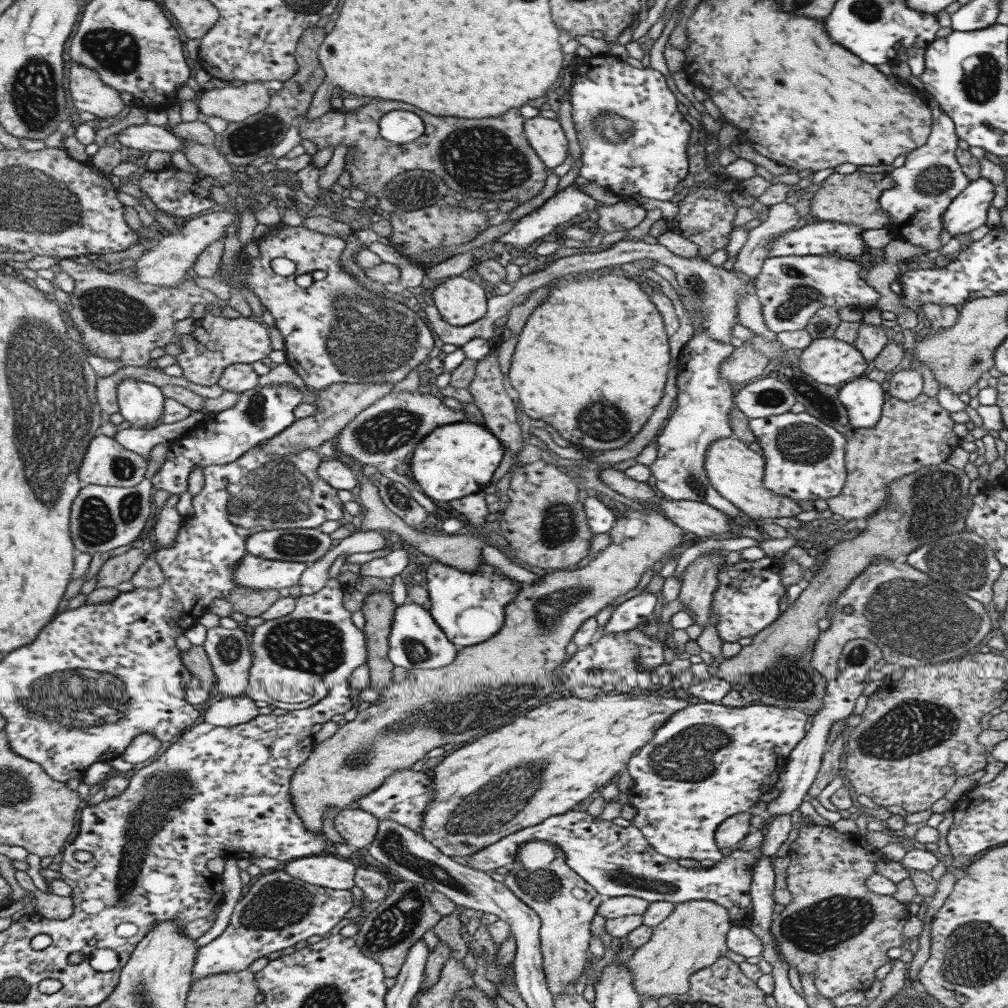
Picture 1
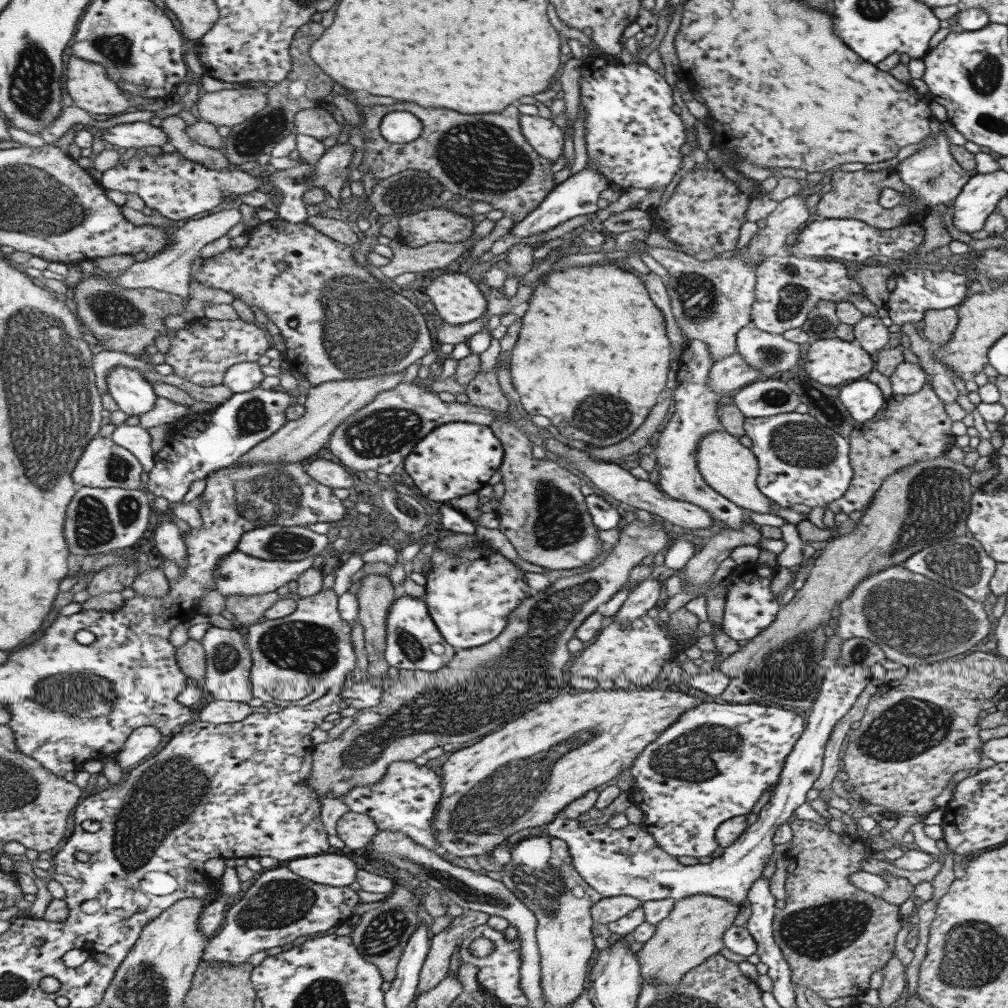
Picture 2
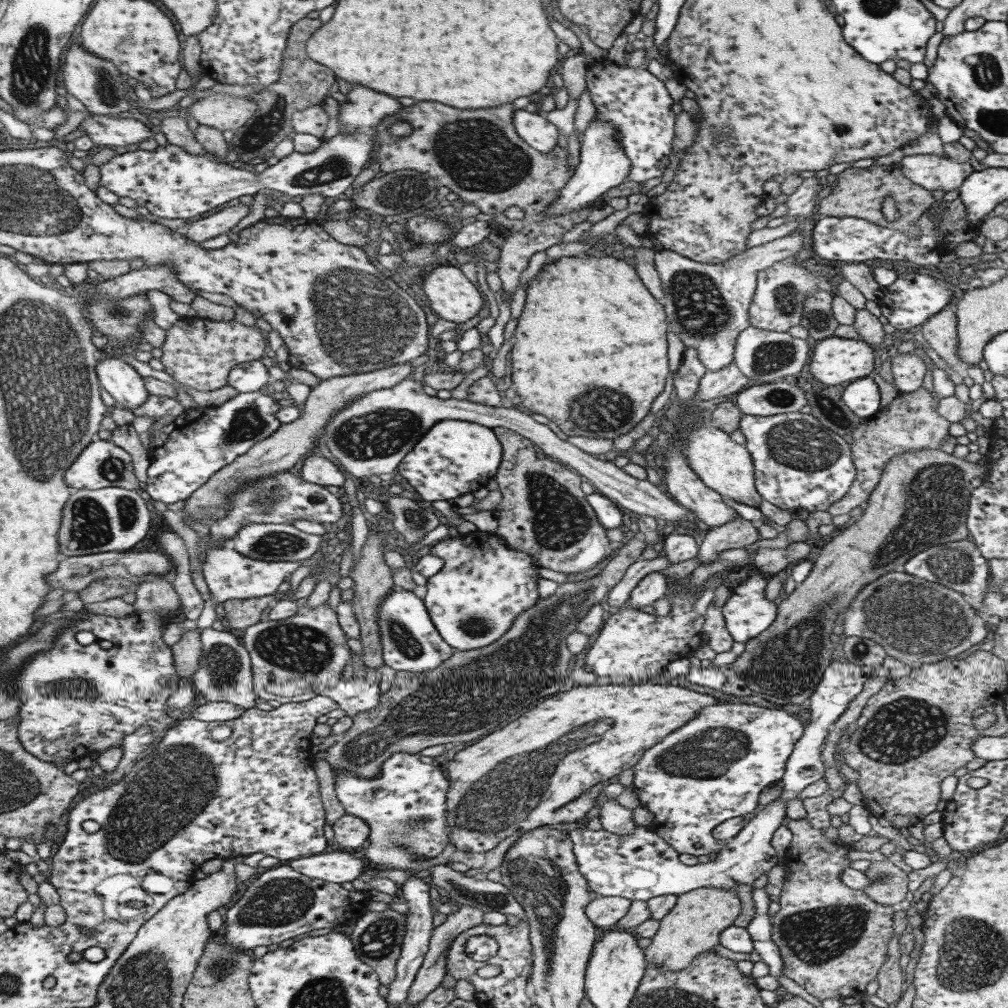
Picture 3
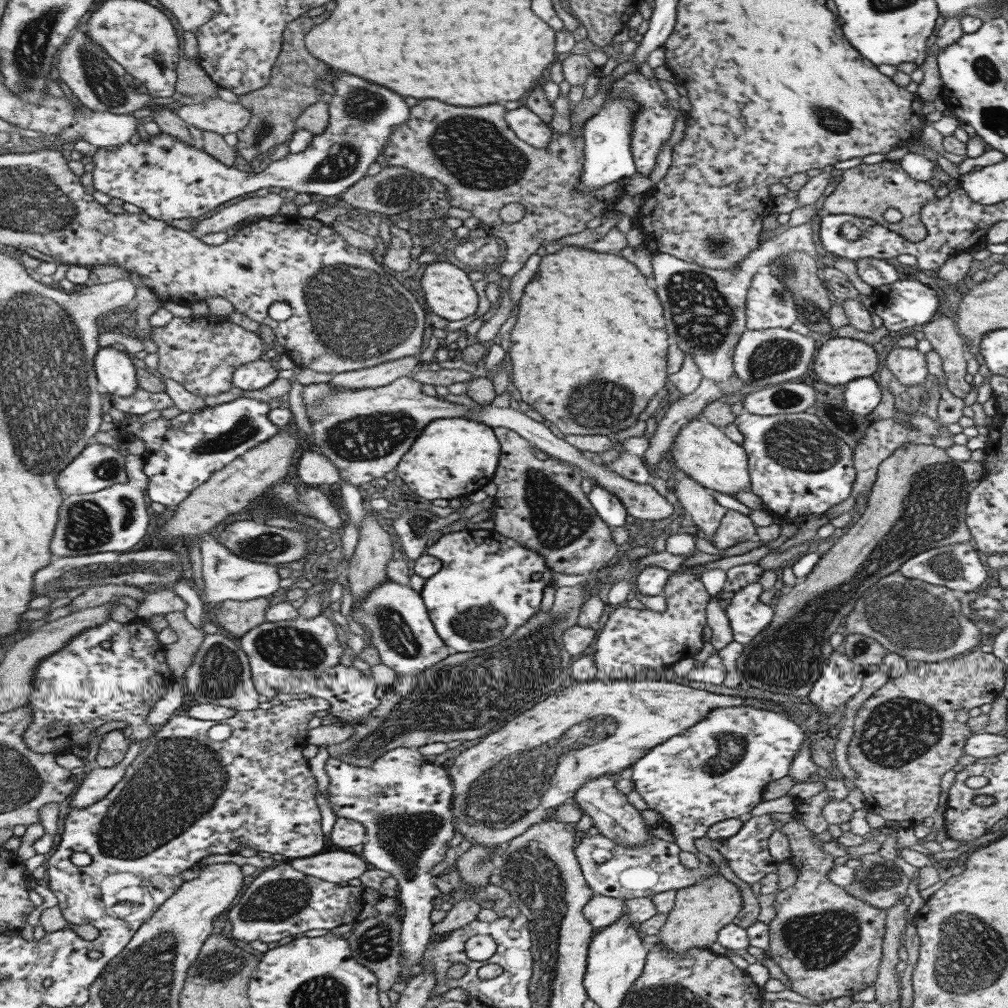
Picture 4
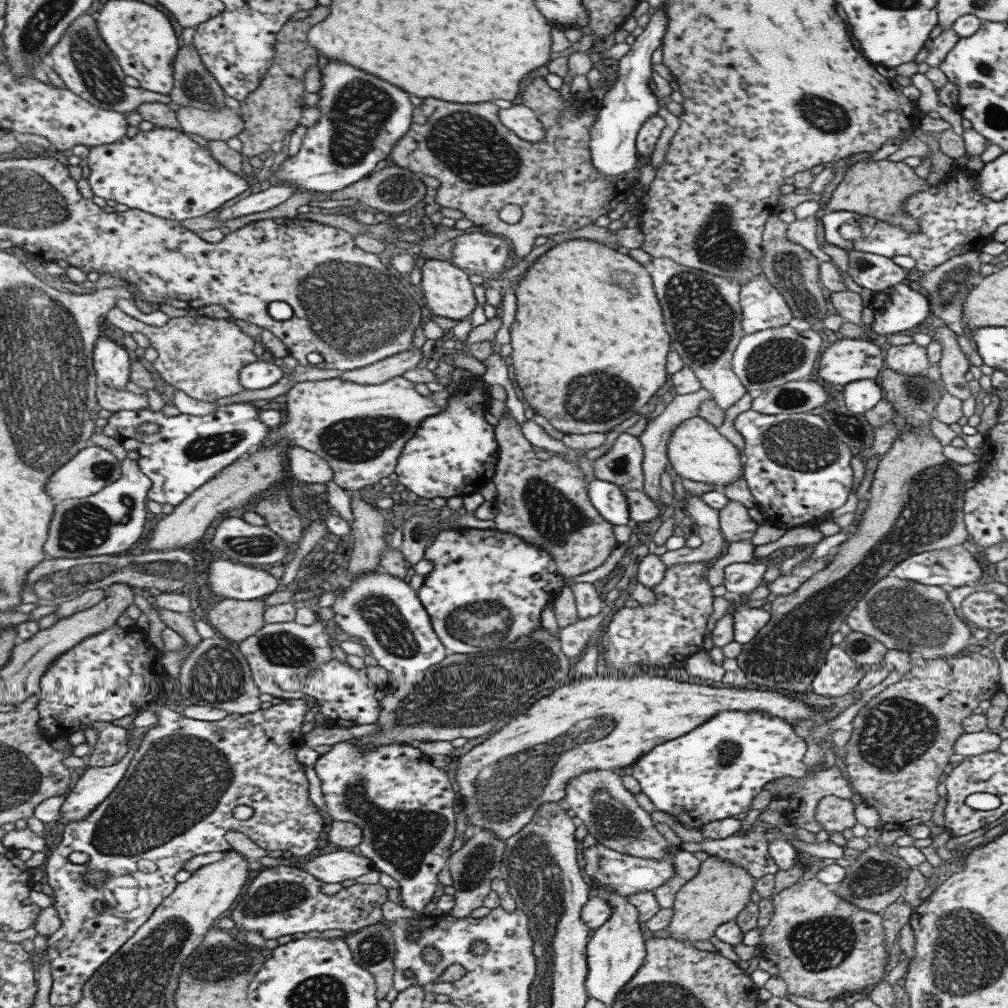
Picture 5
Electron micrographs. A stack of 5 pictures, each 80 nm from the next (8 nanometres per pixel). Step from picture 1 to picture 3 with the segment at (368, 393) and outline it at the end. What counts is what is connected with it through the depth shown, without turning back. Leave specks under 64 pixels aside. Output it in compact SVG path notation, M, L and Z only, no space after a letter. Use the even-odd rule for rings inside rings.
M407 362L366 373L331 377L327 380L318 381L316 385L310 386L301 416L297 417L293 422L282 424L273 434L256 442L243 455L237 456L236 460L233 460L231 464L227 464L220 471L213 473L205 484L202 484L184 500L182 512L186 512L188 518L198 520L208 527L214 520L221 518L228 512L228 508L230 508L228 500L230 500L232 494L238 491L242 484L253 482L264 476L285 473L294 466L297 460L305 458L312 448L316 446L317 438L321 438L322 428L326 425L329 417L349 401L372 390L392 387L400 380L413 375L414 371Z

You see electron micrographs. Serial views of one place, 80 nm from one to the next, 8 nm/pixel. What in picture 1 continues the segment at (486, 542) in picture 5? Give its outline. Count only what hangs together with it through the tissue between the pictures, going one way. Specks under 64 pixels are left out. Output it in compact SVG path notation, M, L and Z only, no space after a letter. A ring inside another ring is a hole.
M433 559L424 569L428 592L427 608L435 624L457 646L469 648L491 638L504 621L504 608L514 599L522 584L495 572L495 566L481 563L478 571L465 572Z

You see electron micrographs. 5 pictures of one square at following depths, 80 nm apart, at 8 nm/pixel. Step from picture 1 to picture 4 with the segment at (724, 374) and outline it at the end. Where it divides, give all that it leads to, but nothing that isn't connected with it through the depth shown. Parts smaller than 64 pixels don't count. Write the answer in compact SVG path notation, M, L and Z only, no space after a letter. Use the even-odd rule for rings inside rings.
M702 378L698 387L688 395L682 395L677 398L671 404L669 404L667 410L663 414L663 417L656 423L655 430L652 432L652 436L648 438L648 449L644 452L643 456L645 459L645 464L647 465L647 469L649 469L648 473L650 474L649 481L651 480L651 476L654 475L657 463L662 461L662 456L665 454L665 451L670 448L670 445L673 442L674 436L678 433L678 430L684 425L686 422L689 422L695 416L699 416L702 408L711 401L720 400L722 398L722 390L714 383L714 380L707 380L706 378Z

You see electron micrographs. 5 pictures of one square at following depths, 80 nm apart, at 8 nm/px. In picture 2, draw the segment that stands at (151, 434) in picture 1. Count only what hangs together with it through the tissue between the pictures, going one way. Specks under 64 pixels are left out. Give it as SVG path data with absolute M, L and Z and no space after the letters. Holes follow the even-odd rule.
M123 423L115 426L110 439L119 446L125 447L141 463L143 473L140 479L146 483L147 472L153 467L155 454L149 447L149 434L139 424L134 426Z

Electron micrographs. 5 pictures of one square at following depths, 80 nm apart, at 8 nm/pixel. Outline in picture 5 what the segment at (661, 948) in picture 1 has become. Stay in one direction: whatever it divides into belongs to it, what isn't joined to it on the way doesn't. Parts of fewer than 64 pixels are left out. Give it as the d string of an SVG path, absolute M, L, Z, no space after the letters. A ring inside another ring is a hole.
M709 855L706 860L701 861L695 876L682 884L675 893L671 906L673 916L665 928L671 932L671 940L686 943L709 941L719 924L734 920L737 913L750 901L749 894L756 881L746 872L746 868L715 855Z

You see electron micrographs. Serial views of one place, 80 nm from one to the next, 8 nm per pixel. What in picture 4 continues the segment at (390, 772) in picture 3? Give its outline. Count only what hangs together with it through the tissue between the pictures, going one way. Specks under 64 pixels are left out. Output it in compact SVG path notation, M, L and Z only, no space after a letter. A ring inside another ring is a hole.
M393 748L370 765L360 767L329 755L323 770L329 778L327 794L337 817L355 820L365 828L361 857L370 868L389 872L396 880L400 907L401 965L398 983L407 984L410 966L420 963L432 936L429 912L436 887L429 870L445 858L447 842L455 830L451 814L452 786L448 774L426 762L417 749Z

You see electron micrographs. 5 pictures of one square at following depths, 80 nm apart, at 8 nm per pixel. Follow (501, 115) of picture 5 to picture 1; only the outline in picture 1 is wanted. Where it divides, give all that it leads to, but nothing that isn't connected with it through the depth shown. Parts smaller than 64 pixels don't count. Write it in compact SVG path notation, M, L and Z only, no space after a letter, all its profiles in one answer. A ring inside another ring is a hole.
M537 115L525 119L522 124L525 138L535 154L546 168L555 168L561 164L567 154L567 140L556 119Z

